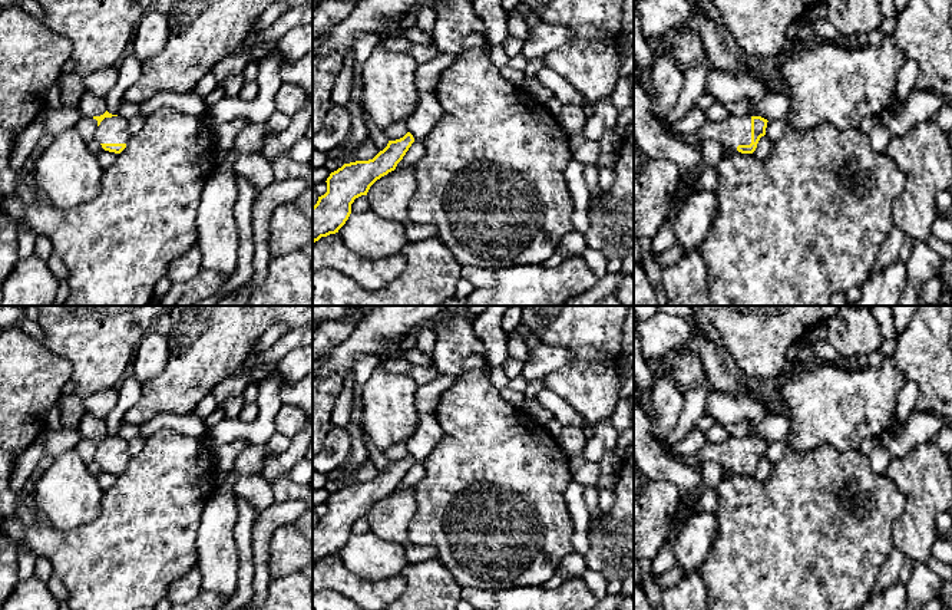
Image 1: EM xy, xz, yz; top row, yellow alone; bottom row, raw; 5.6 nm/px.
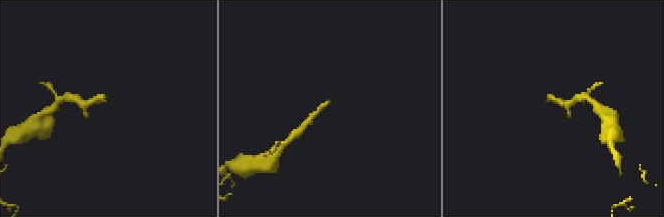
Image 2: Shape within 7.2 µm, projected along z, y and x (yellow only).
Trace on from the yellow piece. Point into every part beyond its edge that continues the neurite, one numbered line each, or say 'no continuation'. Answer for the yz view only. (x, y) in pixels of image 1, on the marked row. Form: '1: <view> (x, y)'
1: yz (734, 131)

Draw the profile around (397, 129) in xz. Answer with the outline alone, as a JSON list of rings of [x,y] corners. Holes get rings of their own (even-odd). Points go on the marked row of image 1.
[[[407,121],[394,122],[387,126],[383,132],[389,138],[389,141],[400,139],[407,133]]]

